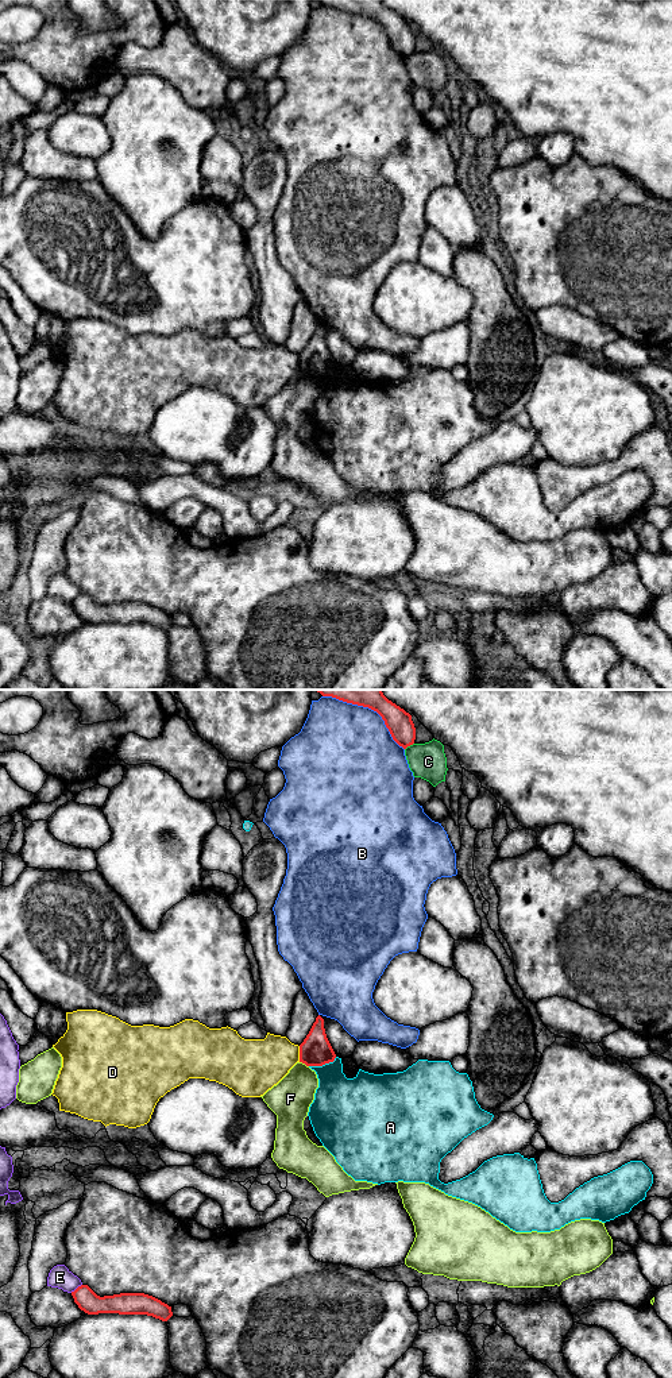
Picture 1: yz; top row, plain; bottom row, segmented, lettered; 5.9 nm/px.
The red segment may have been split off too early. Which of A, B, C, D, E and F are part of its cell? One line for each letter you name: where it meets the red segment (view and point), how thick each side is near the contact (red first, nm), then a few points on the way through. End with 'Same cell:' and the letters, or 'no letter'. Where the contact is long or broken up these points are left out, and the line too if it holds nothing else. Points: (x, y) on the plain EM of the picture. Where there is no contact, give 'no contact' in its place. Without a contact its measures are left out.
Same cell: no letter

